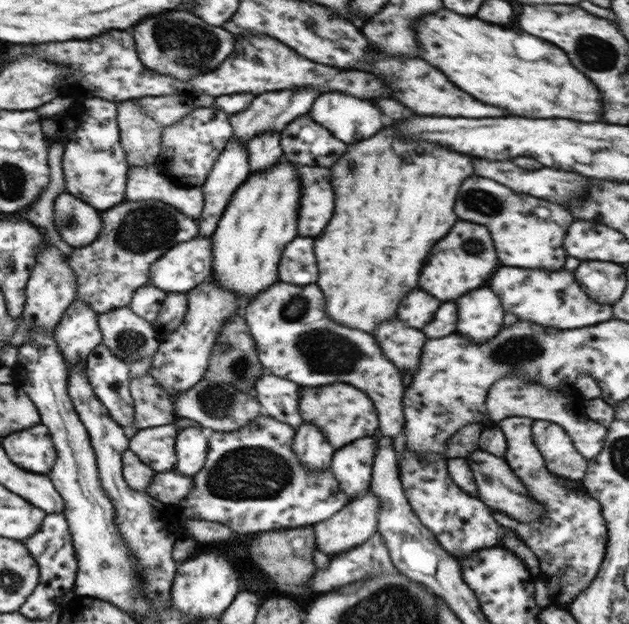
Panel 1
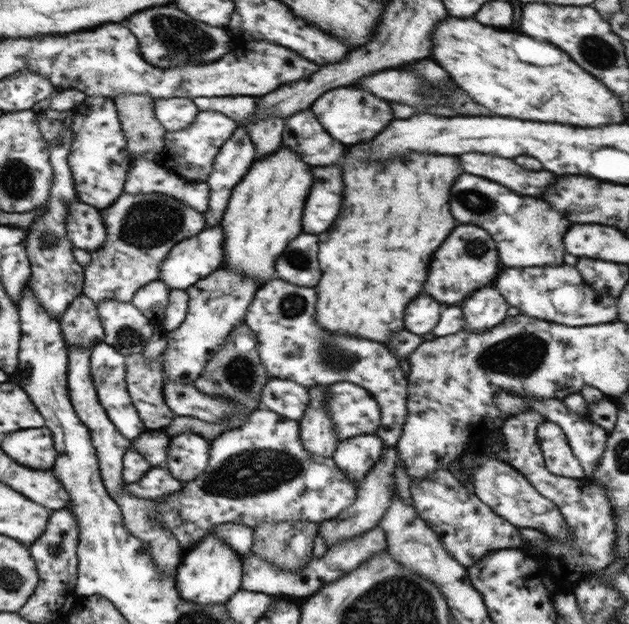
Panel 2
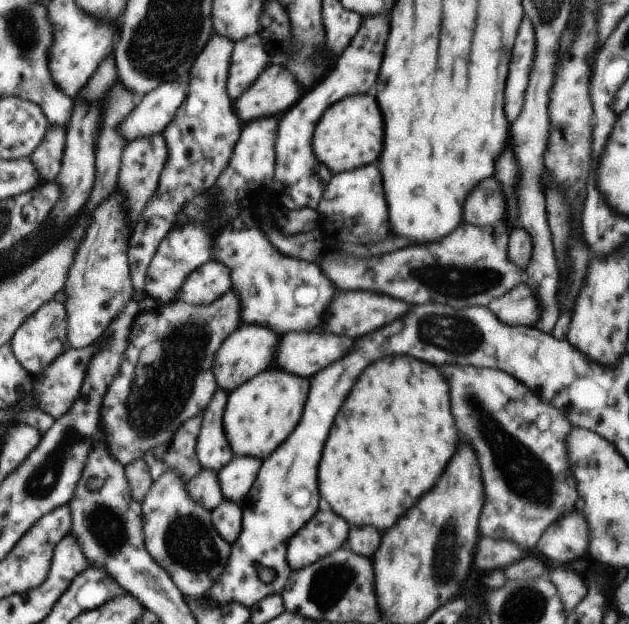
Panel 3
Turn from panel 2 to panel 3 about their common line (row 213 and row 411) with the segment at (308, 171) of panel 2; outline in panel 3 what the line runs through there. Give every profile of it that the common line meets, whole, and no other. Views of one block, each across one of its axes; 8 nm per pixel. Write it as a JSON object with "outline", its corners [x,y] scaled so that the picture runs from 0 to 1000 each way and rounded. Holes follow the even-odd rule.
{"outline":[[[429,590],[366,628],[355,679],[370,728],[423,734],[477,676],[490,625],[493,609]]]}

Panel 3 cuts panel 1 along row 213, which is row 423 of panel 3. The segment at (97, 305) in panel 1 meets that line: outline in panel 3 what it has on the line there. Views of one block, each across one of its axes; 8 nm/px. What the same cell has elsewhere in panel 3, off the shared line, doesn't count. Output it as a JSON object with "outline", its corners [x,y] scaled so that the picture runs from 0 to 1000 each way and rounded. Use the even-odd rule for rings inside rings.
{"outline":[[[372,465],[359,468],[351,478],[347,478],[340,486],[329,490],[307,490],[304,486],[293,486],[291,482],[273,482],[272,486],[254,486],[238,495],[219,497],[215,505],[215,513],[210,516],[207,534],[203,538],[203,556],[197,564],[194,582],[189,588],[188,601],[181,606],[181,611],[172,619],[169,633],[164,636],[164,647],[161,649],[161,676],[159,686],[165,692],[165,705],[173,712],[178,729],[197,747],[210,742],[215,736],[227,736],[227,731],[234,728],[235,721],[240,721],[246,713],[267,710],[280,689],[296,675],[308,668],[310,665],[321,663],[329,654],[329,649],[335,644],[339,633],[345,628],[348,617],[342,609],[342,575],[343,564],[350,559],[350,554],[356,550],[356,545],[362,543],[362,538],[369,537],[385,519],[385,510],[382,506],[382,478]]]}

